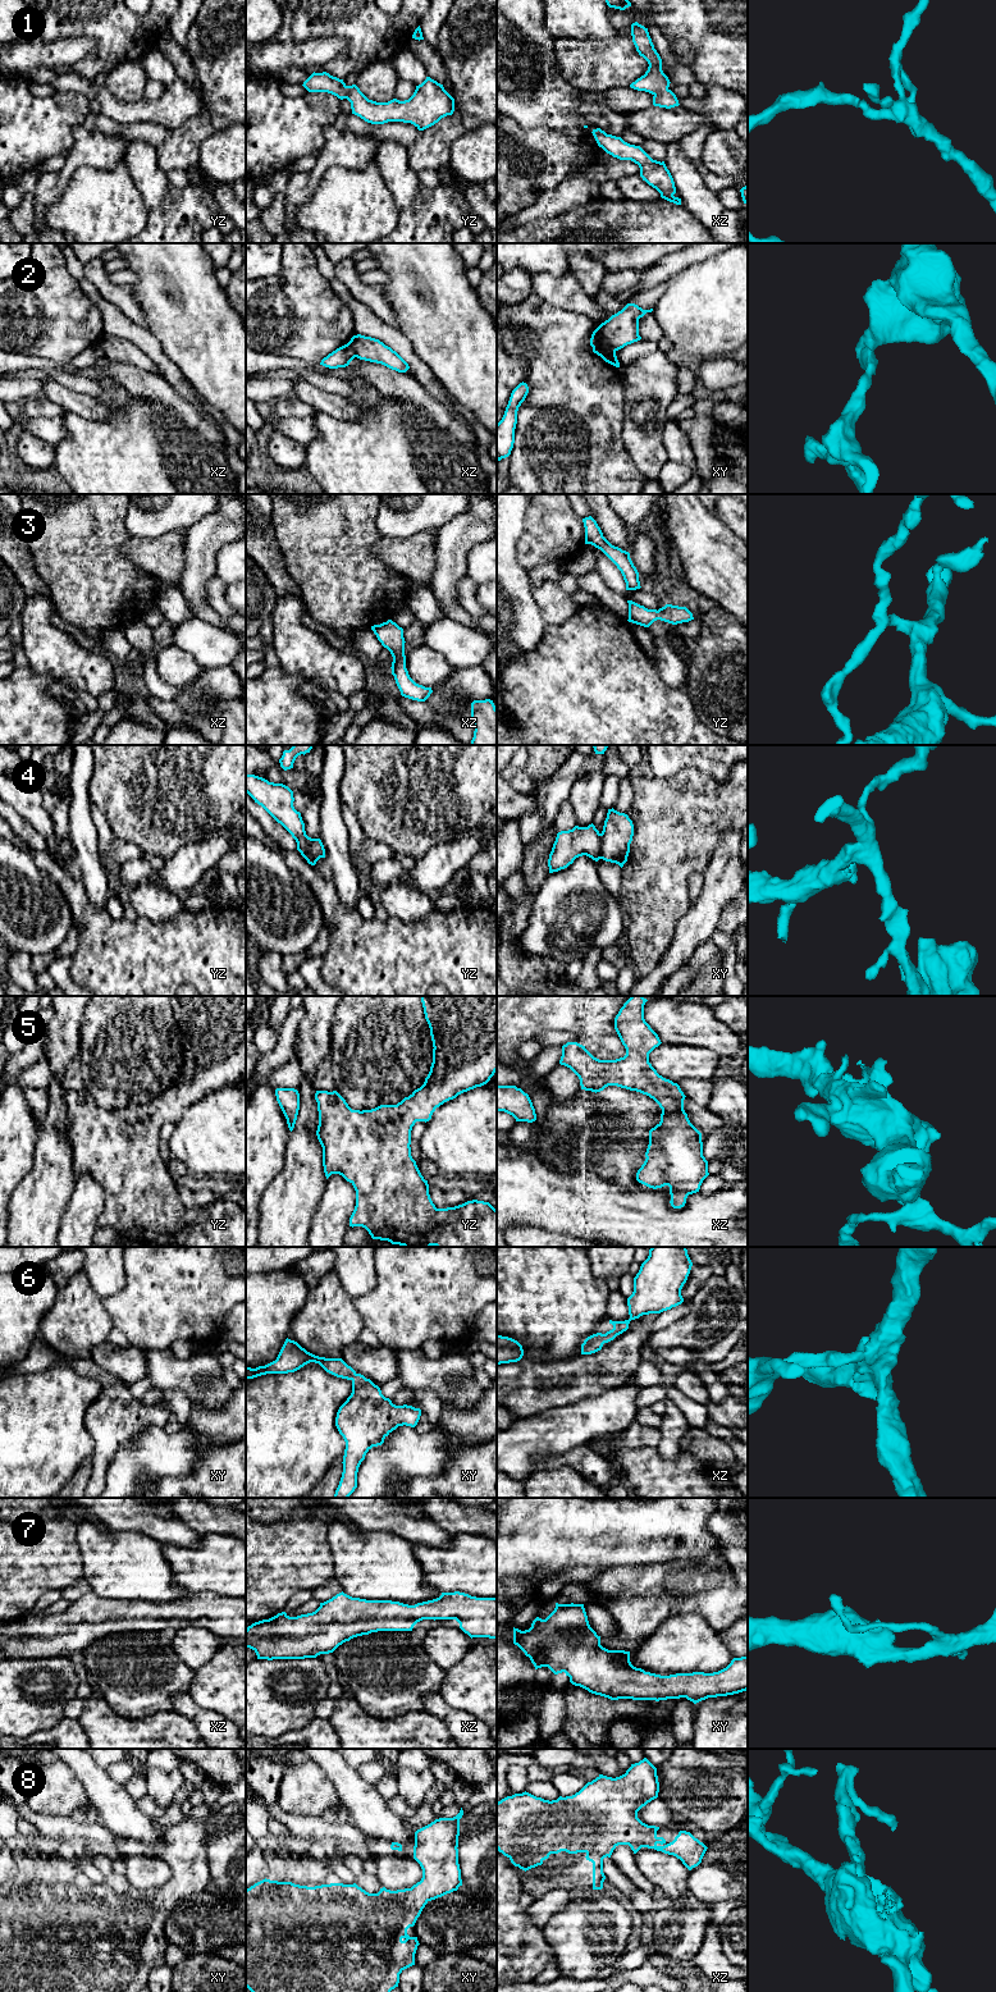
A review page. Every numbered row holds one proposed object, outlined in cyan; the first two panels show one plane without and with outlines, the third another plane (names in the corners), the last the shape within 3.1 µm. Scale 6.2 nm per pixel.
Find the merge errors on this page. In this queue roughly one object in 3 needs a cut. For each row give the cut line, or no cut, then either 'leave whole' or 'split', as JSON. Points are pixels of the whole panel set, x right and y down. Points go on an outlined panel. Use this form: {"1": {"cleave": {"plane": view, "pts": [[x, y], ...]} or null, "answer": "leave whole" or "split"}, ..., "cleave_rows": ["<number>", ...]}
{"1": {"cleave": null, "answer": "leave whole"}, "2": {"cleave": {"plane": "xy", "pts": [[598, 327], [602, 338], [615, 351]]}, "answer": "split"}, "3": {"cleave": null, "answer": "leave whole"}, "4": {"cleave": {"plane": "xy", "pts": [[599, 834], [601, 858]]}, "answer": "split"}, "5": {"cleave": null, "answer": "leave whole"}, "6": {"cleave": null, "answer": "leave whole"}, "7": {"cleave": null, "answer": "leave whole"}, "8": {"cleave": null, "answer": "leave whole"}, "cleave_rows": ["2", "4"]}

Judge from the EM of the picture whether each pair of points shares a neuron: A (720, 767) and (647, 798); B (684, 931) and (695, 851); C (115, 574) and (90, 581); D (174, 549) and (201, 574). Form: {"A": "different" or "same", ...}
{"A": "different", "B": "different", "C": "same", "D": "different"}

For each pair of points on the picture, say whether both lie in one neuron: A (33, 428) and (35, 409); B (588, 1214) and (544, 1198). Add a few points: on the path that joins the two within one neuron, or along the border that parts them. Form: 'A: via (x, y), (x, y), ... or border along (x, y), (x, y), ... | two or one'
A: border along (23, 415), (60, 416) | two
B: via (578, 1205), (554, 1201) | one

